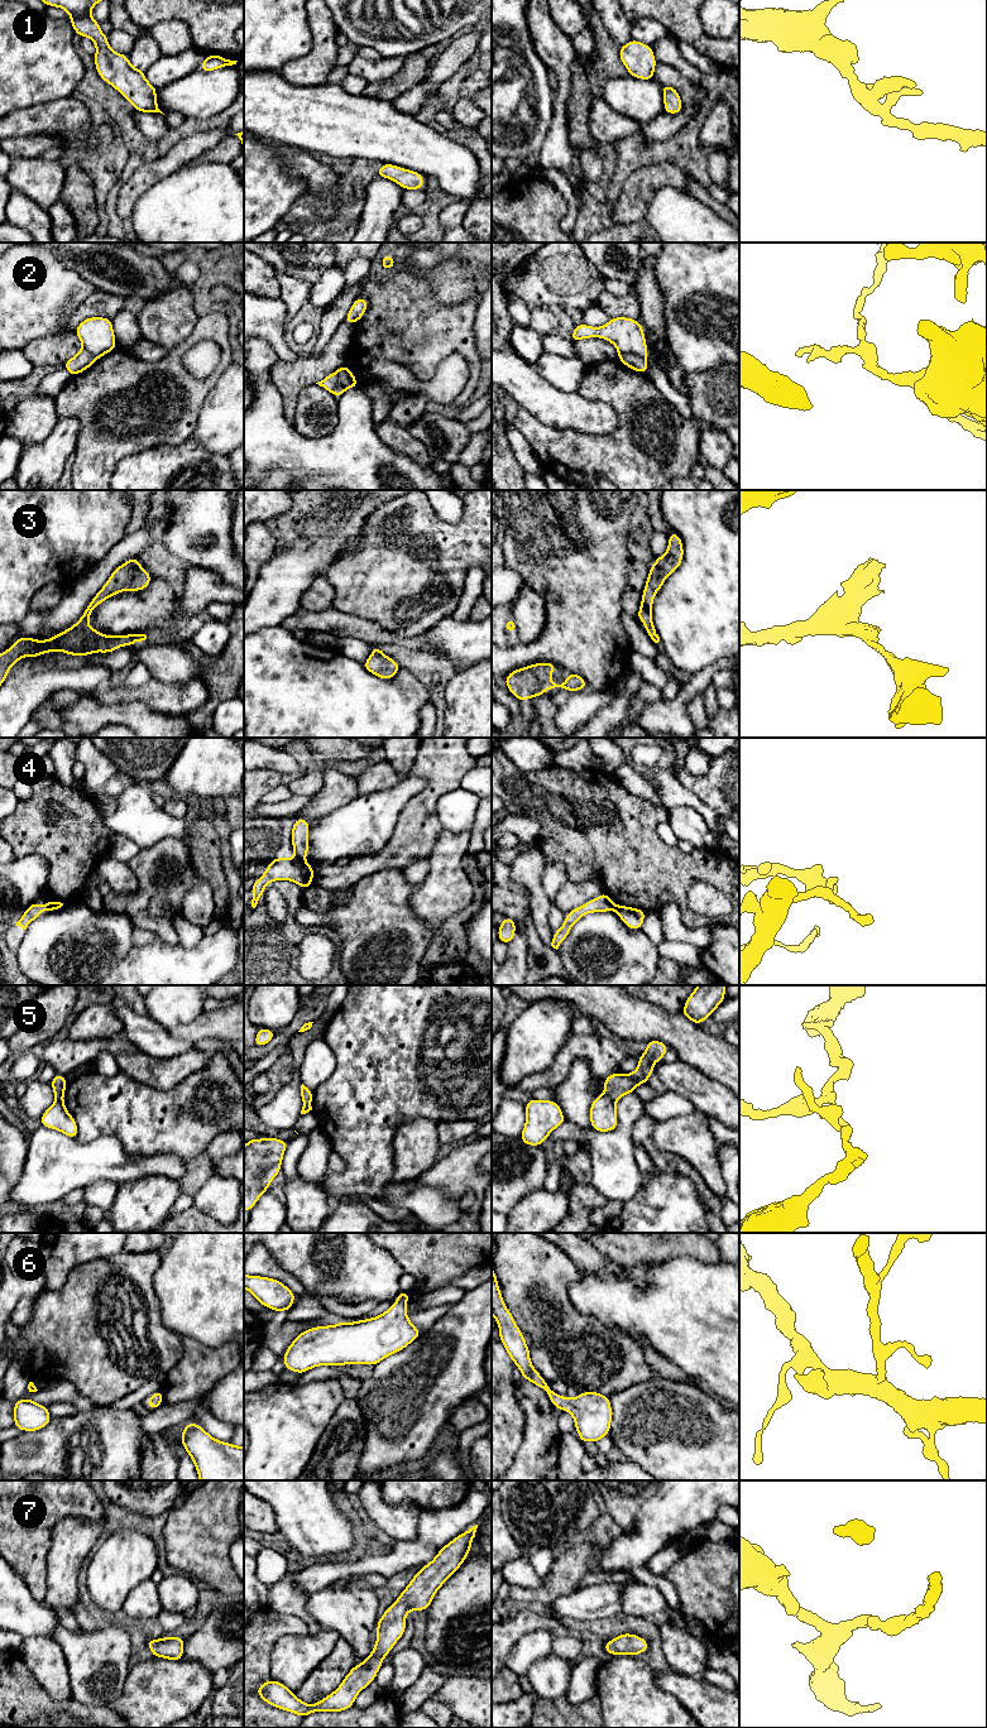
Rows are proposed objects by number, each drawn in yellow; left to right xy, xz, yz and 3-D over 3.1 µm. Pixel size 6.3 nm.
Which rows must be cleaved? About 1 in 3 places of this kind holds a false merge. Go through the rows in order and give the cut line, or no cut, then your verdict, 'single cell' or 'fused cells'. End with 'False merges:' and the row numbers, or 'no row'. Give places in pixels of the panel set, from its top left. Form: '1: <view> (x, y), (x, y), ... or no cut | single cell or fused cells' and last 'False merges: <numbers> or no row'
1: no cut | single cell
2: yz (619, 354), (638, 354), (645, 358) | fused cells
3: no cut | single cell
4: xz (297, 857), (302, 859) | fused cells
5: yz (604, 1094), (614, 1103) | fused cells
6: no cut | single cell
7: no cut | single cell
False merges: 2, 4, 5

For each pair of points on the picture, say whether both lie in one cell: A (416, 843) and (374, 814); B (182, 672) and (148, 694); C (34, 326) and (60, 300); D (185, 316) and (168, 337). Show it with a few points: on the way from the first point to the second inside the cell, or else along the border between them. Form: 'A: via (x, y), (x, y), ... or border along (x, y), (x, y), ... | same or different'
A: border along (407, 801), (399, 814), (392, 836), (377, 853) | different
B: border along (195, 676), (183, 682), (152, 680) | different
C: via (39, 320), (53, 306) | same
D: via (180, 321), (168, 332) | same

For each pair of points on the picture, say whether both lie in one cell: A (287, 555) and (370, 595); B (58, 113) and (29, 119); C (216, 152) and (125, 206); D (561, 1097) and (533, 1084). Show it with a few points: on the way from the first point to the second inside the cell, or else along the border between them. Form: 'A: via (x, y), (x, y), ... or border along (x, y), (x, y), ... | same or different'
A: border along (344, 551), (324, 574) | different
B: via (51, 118), (37, 118) | same
C: border along (216, 145), (202, 152), (186, 164) | different
D: border along (570, 1065), (568, 1076), (551, 1088) | different

